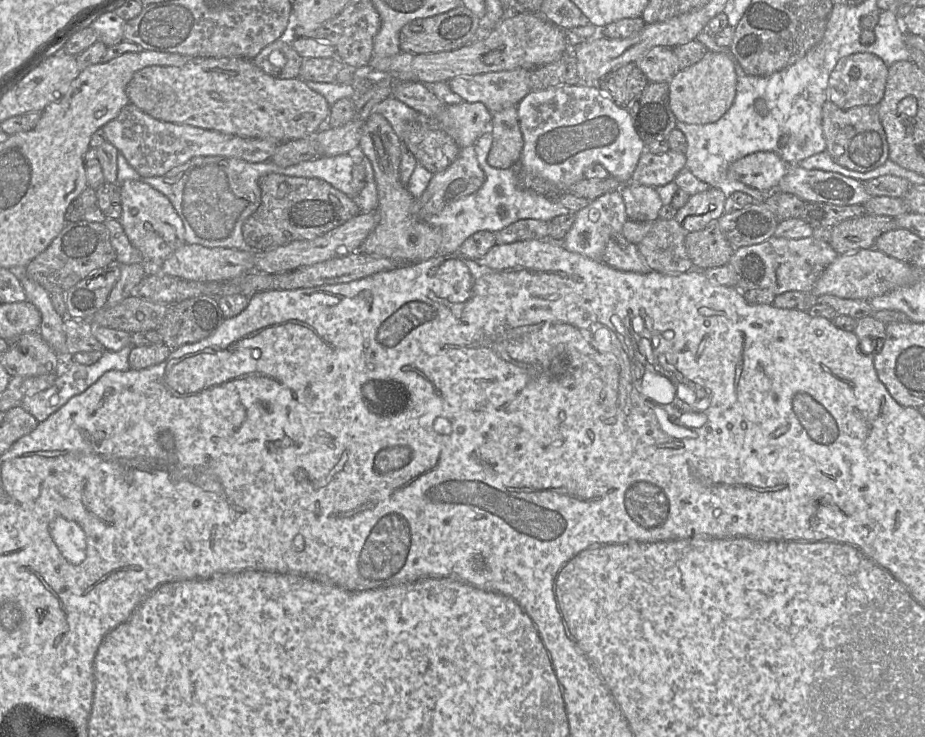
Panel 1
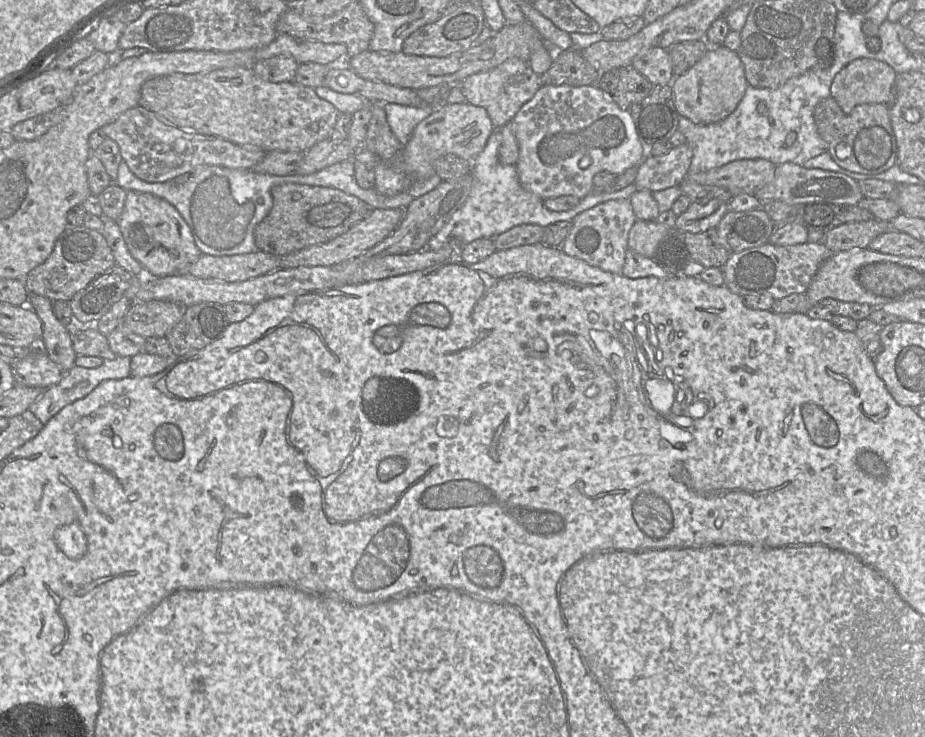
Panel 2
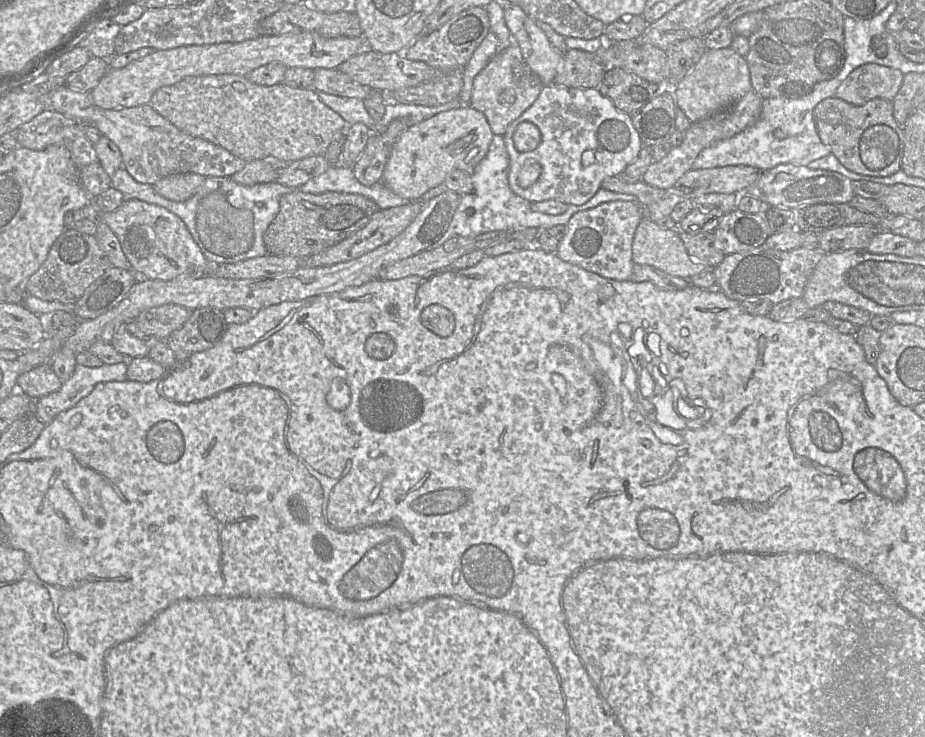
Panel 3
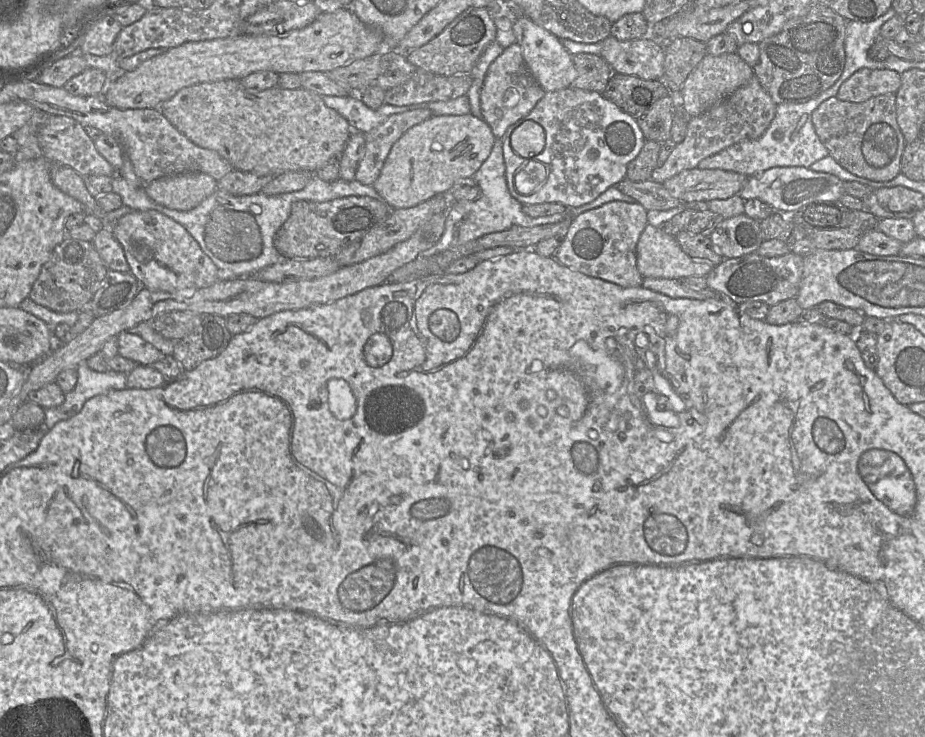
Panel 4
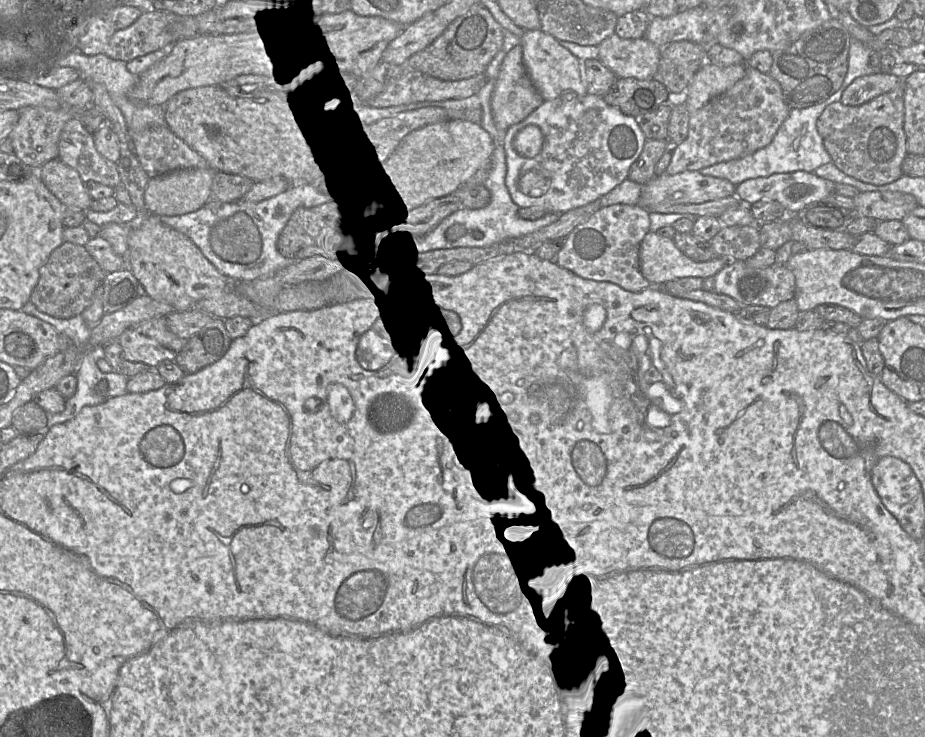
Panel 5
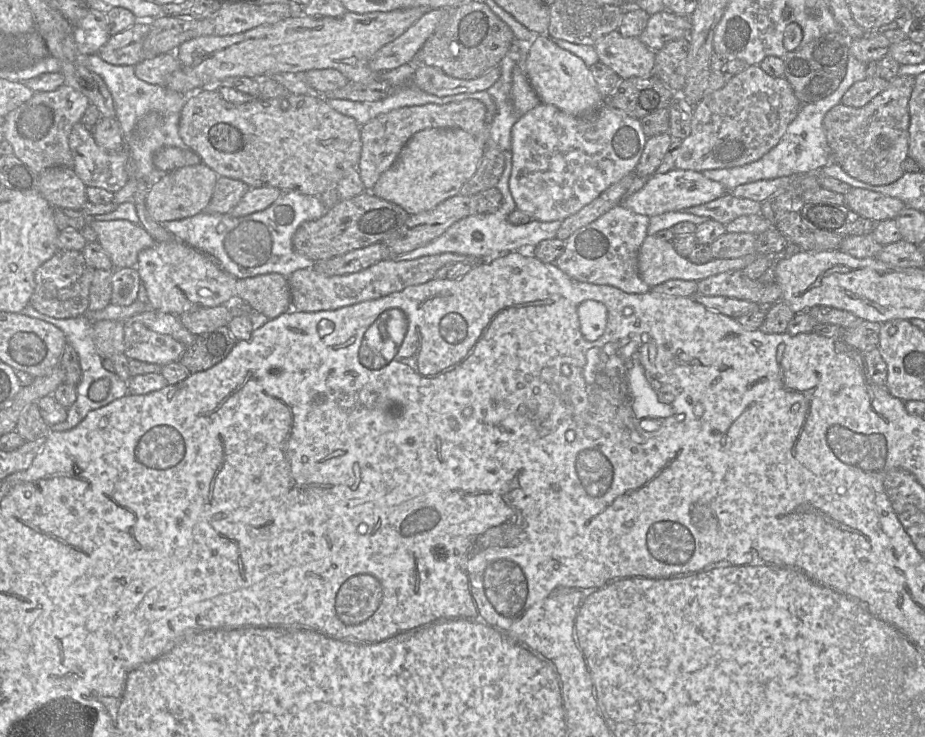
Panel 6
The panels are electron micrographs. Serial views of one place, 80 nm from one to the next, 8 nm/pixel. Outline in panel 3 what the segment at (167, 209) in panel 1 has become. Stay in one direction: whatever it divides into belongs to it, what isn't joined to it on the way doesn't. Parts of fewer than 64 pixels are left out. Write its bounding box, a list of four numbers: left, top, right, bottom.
[90,198,210,281]

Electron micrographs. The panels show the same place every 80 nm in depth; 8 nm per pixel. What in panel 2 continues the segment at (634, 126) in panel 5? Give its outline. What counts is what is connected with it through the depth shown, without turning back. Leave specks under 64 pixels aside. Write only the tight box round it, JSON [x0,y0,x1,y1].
[511,84,647,200]

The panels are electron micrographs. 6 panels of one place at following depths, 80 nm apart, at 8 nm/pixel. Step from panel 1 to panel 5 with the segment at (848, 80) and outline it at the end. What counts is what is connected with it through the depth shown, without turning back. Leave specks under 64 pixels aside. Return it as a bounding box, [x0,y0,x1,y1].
[840,71,903,106]

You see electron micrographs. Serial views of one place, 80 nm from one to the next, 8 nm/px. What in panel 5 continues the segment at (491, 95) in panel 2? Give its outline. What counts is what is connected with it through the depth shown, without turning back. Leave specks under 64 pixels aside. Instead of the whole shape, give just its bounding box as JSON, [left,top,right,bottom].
[491,46,543,132]

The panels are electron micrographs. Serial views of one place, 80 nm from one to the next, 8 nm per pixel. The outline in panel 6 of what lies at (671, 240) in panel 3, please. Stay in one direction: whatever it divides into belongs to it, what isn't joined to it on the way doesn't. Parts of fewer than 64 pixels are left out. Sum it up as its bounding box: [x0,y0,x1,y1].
[638,235,761,287]

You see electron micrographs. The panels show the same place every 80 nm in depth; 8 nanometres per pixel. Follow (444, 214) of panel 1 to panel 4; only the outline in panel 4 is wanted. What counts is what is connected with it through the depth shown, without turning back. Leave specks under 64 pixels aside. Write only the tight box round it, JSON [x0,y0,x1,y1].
[422,139,636,256]

